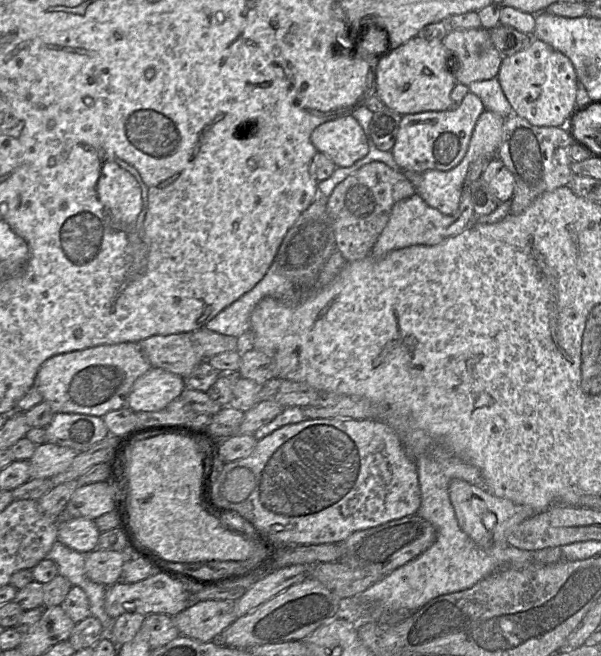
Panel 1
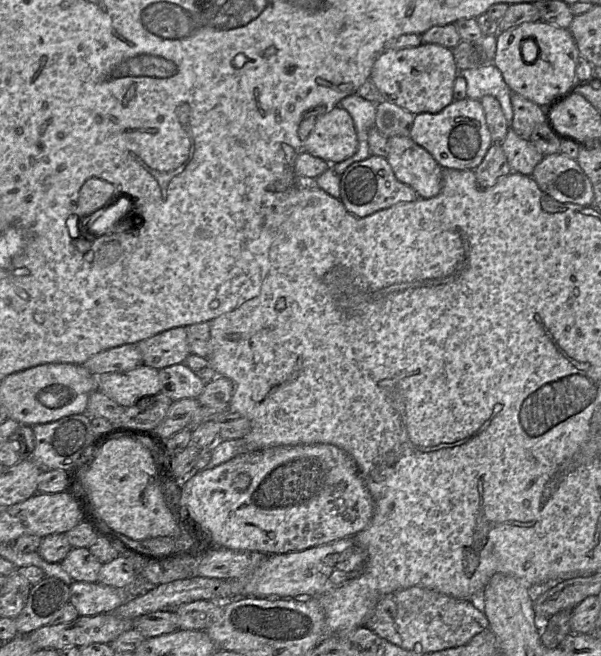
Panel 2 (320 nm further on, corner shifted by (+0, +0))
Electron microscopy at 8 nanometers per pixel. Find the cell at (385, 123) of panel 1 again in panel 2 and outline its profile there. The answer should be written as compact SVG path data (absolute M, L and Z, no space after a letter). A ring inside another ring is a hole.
M386 101L376 104L374 125L385 138L410 135L414 115L401 107Z

